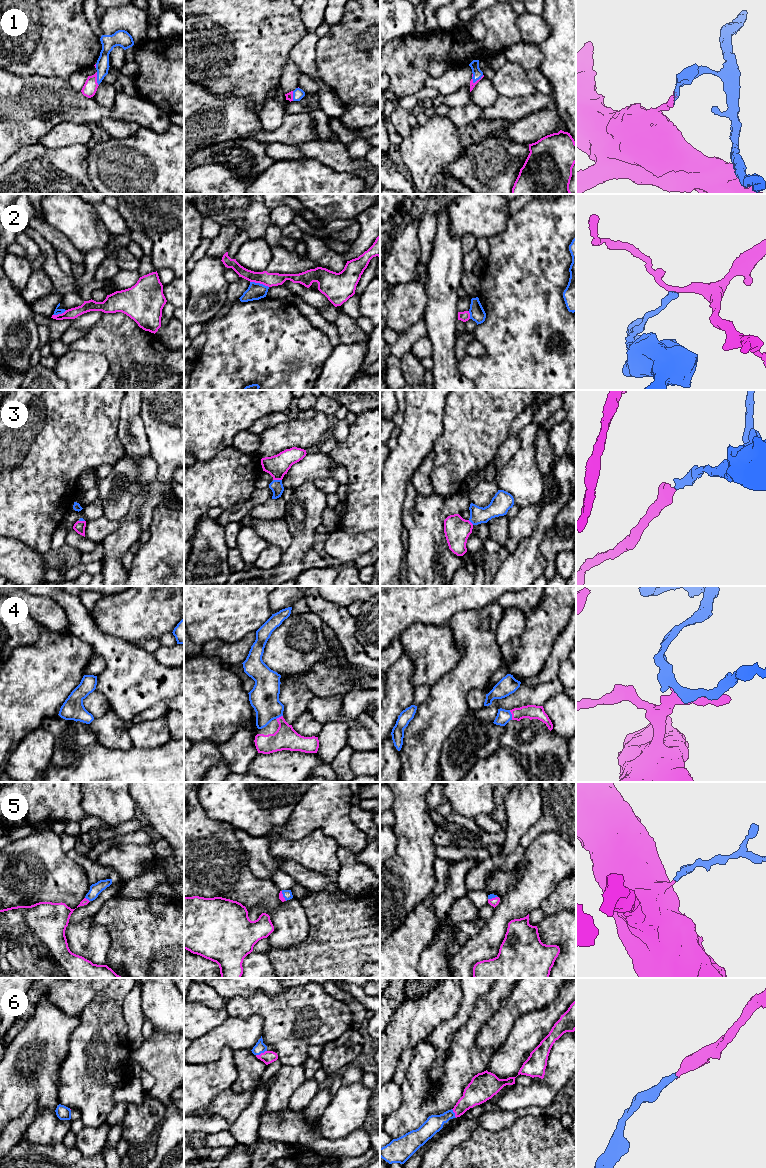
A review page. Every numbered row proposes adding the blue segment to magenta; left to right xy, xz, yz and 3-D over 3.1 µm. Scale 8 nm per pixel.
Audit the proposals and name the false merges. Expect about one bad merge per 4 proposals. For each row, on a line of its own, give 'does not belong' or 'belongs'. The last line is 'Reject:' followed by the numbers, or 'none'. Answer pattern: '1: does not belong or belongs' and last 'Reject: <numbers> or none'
1: belongs
2: does not belong
3: belongs
4: belongs
5: belongs
6: belongs
Reject: 2

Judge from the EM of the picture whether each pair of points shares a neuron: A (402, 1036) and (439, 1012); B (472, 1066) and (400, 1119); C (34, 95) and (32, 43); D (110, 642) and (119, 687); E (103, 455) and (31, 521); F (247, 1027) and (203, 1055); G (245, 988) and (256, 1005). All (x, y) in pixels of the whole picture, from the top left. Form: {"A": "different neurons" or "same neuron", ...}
{"A": "same neuron", "B": "same neuron", "C": "different neurons", "D": "same neuron", "E": "same neuron", "F": "same neuron", "G": "different neurons"}

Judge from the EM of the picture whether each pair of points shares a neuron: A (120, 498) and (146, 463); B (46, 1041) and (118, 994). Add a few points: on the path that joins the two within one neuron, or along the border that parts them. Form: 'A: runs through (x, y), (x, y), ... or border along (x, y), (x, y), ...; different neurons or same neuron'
A: runs through (121, 489), (137, 472); same neuron
B: border along (79, 1016), (79, 1024), (72, 1032), (69, 1042); different neurons

